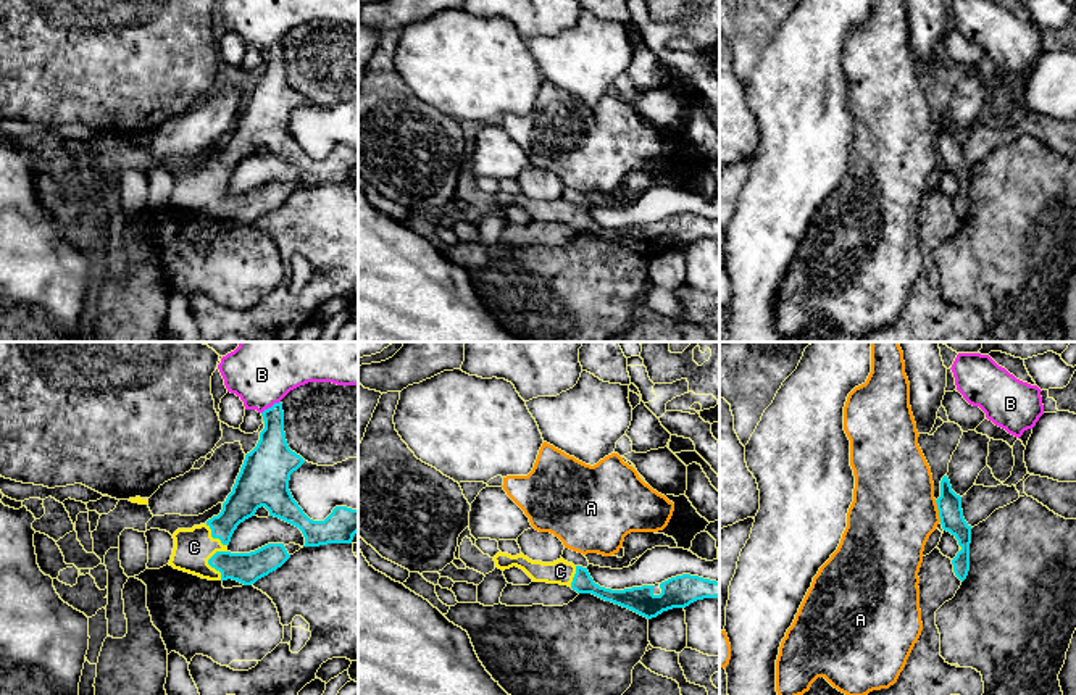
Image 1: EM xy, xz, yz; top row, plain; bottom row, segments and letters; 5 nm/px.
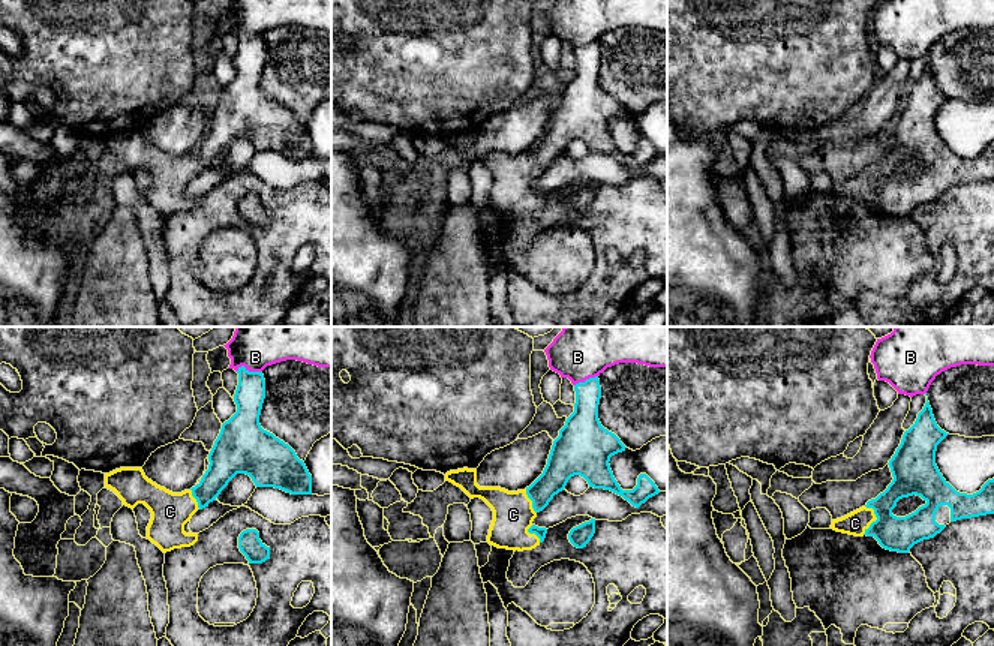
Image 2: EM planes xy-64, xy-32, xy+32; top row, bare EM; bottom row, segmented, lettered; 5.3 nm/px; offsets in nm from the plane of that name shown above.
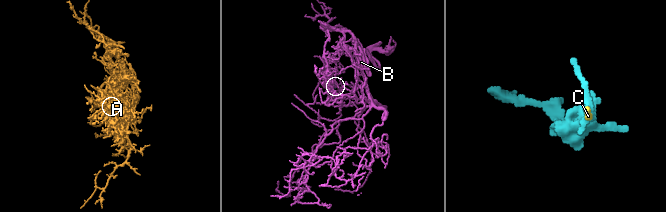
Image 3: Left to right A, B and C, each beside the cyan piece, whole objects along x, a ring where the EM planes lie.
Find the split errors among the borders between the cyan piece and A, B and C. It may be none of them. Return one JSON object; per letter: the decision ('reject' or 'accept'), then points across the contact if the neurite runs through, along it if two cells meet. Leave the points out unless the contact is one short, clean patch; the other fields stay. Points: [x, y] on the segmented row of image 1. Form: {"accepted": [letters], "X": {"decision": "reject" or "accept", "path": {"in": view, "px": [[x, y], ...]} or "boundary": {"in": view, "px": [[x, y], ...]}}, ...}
{"accepted": ["C"], "A": {"decision": "reject", "boundary": {"in": "yz", "px": [[934, 500], [941, 521]]}}, "B": {"decision": "reject"}, "C": {"decision": "accept", "path": {"in": "xy", "px": [[247, 568], [212, 566], [194, 547]]}}}

